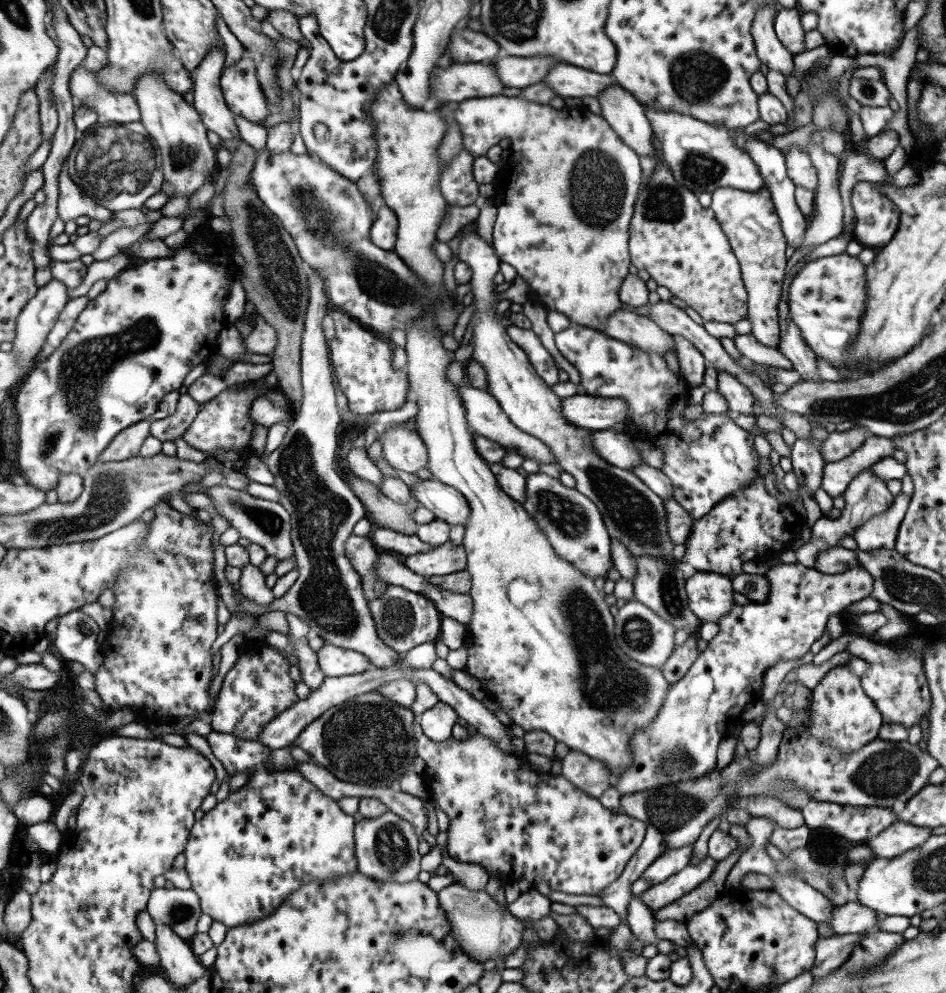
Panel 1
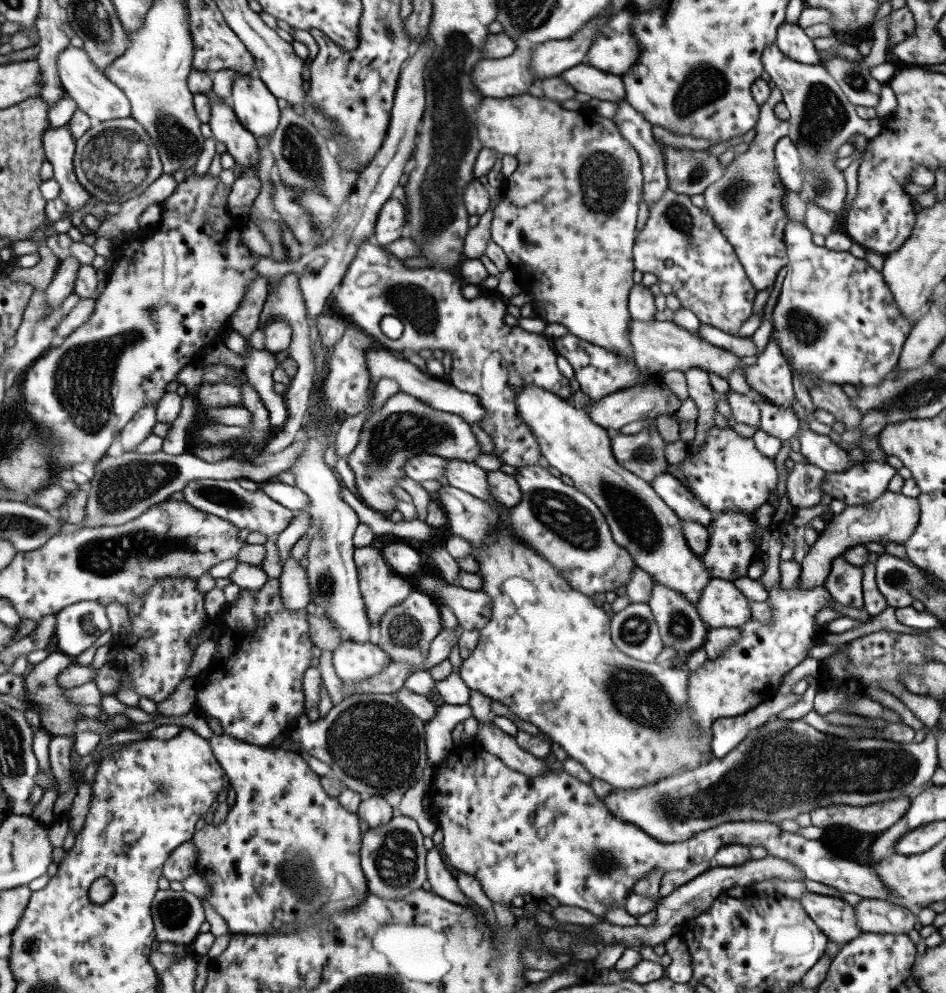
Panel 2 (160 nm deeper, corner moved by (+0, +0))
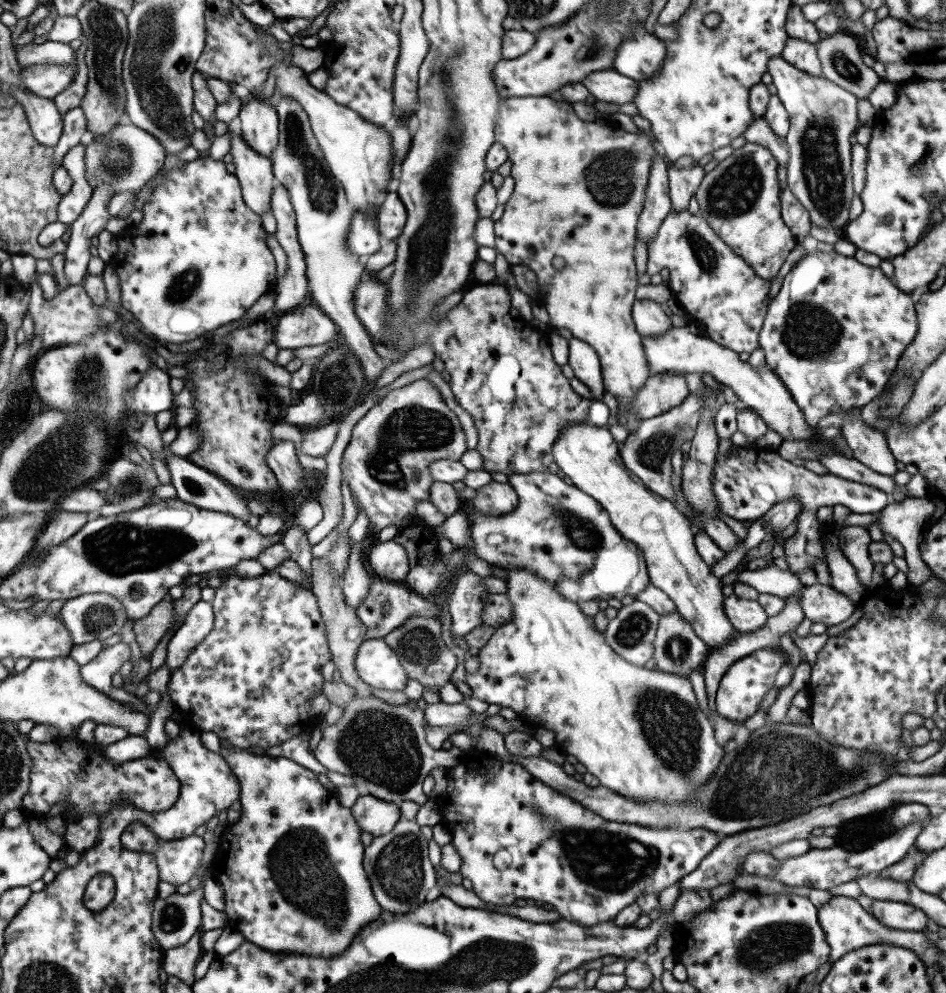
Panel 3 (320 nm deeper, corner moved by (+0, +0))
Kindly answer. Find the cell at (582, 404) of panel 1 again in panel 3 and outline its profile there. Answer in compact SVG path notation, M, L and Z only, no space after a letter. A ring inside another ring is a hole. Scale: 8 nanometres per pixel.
M659 373L647 378L627 408L633 416L643 421L679 406L687 396L683 374L671 376L668 373Z

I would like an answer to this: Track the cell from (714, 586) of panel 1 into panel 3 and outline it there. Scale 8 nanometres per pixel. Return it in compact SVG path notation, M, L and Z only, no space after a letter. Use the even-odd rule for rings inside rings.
M733 592L728 597L723 597L722 607L731 626L741 633L759 630L768 617L756 600L739 598Z

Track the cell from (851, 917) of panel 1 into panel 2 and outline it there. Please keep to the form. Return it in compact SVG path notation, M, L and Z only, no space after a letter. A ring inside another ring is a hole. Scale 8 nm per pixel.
M865 899L851 906L855 912L857 926L862 933L904 933L913 929L916 915L907 912L905 908L893 906L880 899Z

